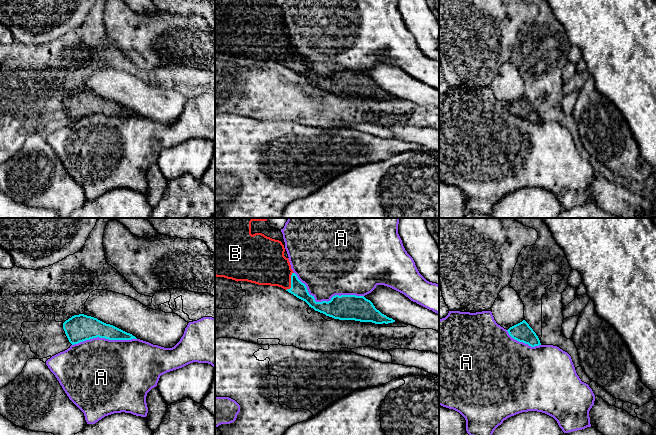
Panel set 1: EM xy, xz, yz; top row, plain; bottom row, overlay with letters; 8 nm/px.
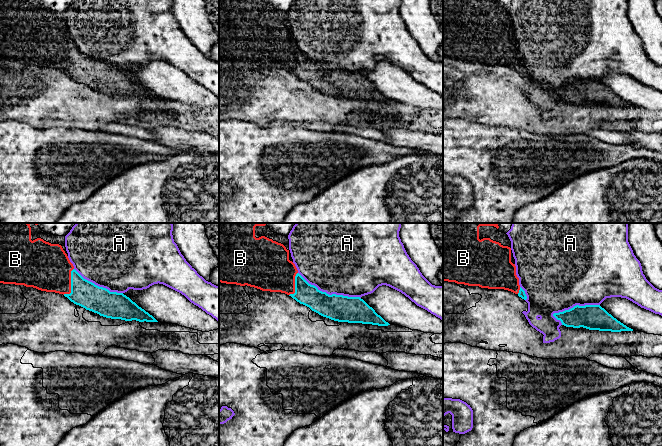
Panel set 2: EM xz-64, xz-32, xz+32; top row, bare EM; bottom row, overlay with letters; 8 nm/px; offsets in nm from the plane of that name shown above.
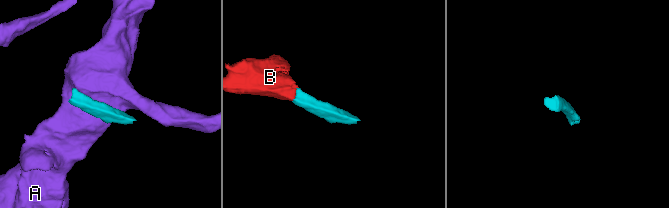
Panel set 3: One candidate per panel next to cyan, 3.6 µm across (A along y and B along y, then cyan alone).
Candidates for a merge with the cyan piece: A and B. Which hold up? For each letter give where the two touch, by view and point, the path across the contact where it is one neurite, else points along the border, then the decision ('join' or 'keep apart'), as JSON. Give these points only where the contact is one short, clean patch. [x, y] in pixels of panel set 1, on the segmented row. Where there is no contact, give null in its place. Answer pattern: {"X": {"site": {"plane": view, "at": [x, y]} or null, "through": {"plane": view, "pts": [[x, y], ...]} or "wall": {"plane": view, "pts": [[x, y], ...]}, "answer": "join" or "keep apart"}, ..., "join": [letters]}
{"A": {"site": {"plane": "xz", "at": [325, 301]}, "answer": "keep apart"}, "B": {"site": {"plane": "xz", "at": [291, 282]}, "through": {"plane": "xz", "pts": [[298, 289], [291, 282], [266, 264]]}, "answer": "join"}, "join": ["B"]}

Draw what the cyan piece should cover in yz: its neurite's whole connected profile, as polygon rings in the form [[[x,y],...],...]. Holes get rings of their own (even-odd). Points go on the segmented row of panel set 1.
[[[525,320],[510,327],[507,331],[513,339],[531,347],[541,345],[538,336]]]

